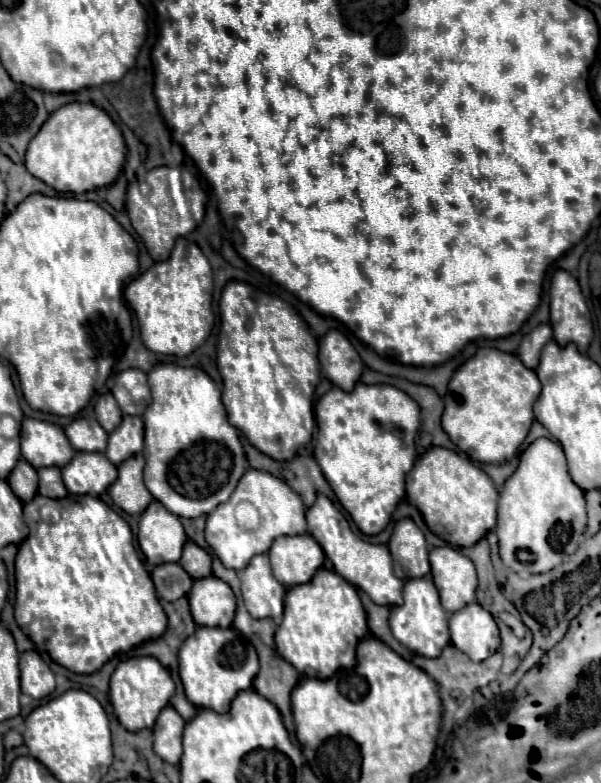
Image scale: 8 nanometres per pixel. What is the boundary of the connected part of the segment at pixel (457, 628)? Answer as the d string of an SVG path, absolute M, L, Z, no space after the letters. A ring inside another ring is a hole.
M478 602L466 604L466 608L450 616L450 636L452 644L474 662L486 660L500 646L500 632L494 618Z

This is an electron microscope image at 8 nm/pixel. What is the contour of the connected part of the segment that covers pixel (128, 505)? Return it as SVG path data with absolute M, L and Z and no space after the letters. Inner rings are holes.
M142 454L132 456L130 460L118 466L118 480L108 488L114 504L126 514L142 514L148 504L154 500L148 488L144 486L144 458Z

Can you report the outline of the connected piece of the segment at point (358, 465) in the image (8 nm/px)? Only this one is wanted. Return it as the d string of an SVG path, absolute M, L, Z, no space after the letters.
M358 382L354 392L342 392L334 386L316 404L316 424L318 436L314 458L320 464L324 478L328 480L338 502L352 516L360 532L368 536L380 534L388 526L398 502L405 498L406 474L414 466L416 458L414 438L420 426L418 404L406 392L388 384L368 386Z

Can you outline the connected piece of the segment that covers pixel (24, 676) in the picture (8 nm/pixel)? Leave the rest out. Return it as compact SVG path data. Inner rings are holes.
M36 650L20 654L20 688L32 698L46 698L54 692L54 674Z

